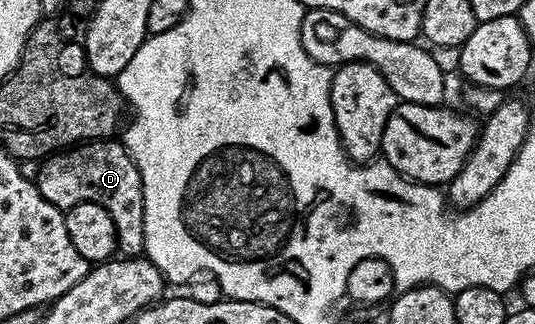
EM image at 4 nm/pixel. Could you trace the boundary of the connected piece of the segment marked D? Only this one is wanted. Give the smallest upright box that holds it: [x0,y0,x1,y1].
[36,140,145,257]

